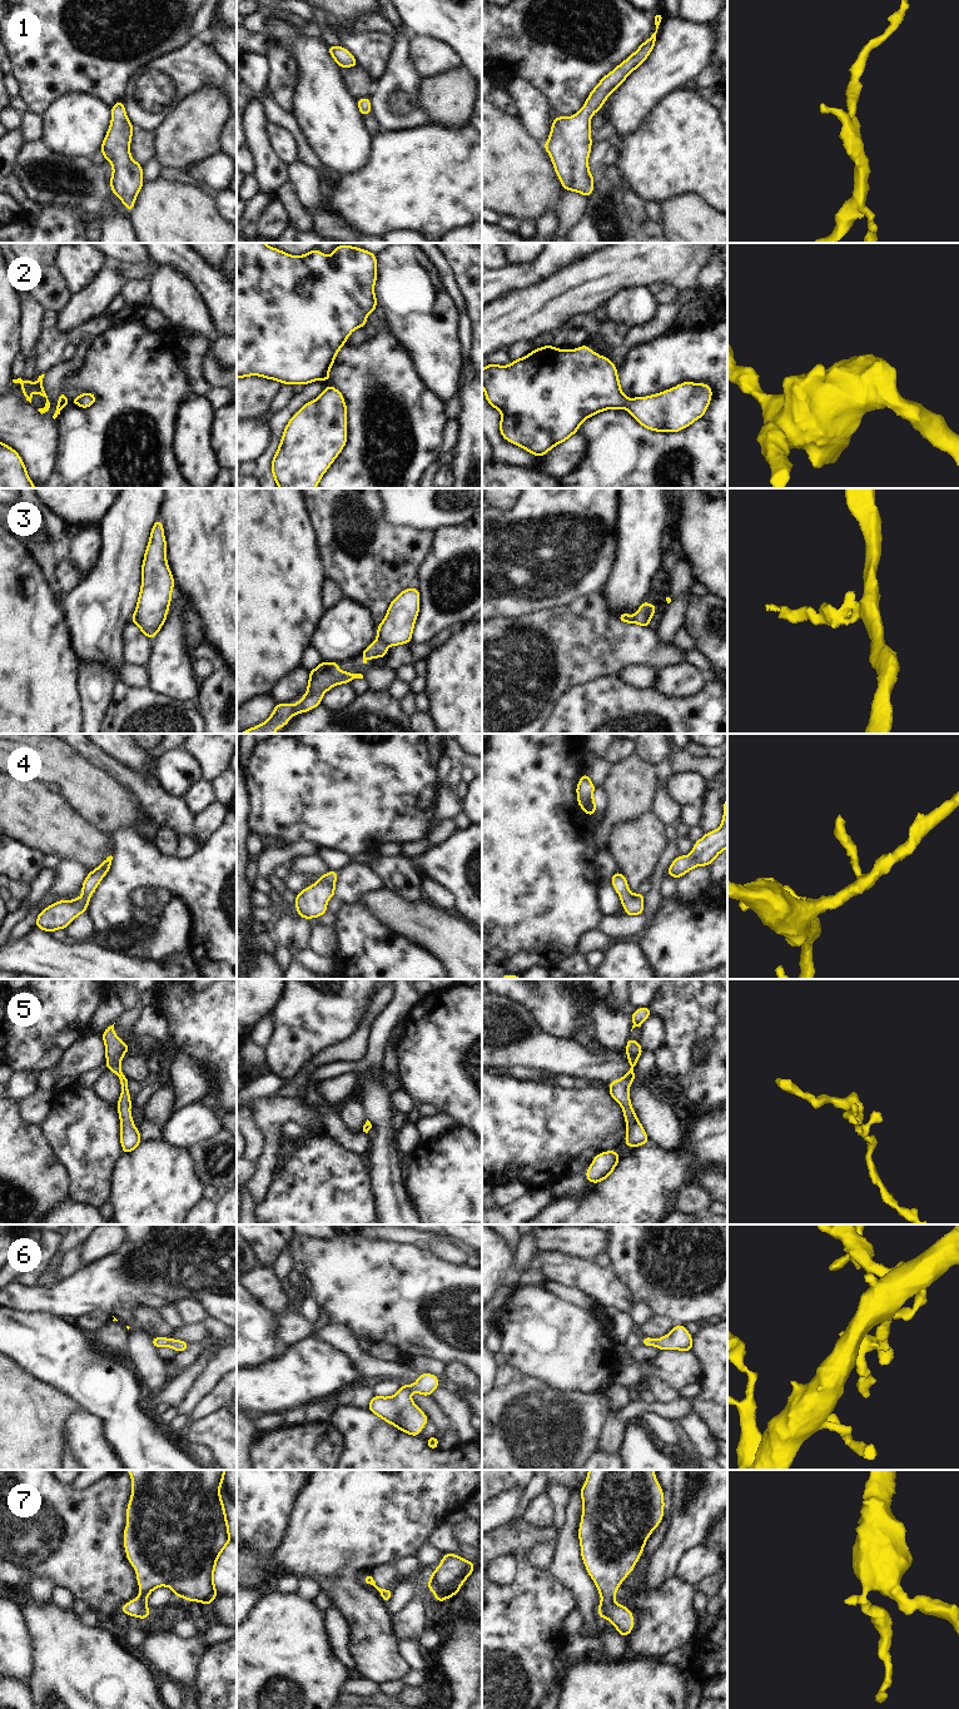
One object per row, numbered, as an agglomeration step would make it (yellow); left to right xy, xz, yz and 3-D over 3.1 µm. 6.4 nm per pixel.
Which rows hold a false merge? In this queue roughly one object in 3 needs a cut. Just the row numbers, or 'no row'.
3

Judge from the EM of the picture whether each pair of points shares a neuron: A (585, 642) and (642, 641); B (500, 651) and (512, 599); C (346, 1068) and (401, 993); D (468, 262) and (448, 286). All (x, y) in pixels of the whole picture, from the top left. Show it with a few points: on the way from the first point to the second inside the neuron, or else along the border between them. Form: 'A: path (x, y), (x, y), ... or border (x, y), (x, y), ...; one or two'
A: path (599, 642), (629, 642); one
B: border (536, 611), (517, 616), (495, 617); two
C: path (368, 1059), (374, 1053), (382, 1026), (391, 1016); one
D: border (442, 256), (453, 274), (466, 306); two

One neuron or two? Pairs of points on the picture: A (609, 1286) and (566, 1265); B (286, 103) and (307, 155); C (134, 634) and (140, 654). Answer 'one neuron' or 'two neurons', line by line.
A: one neuron
B: two neurons
C: one neuron

